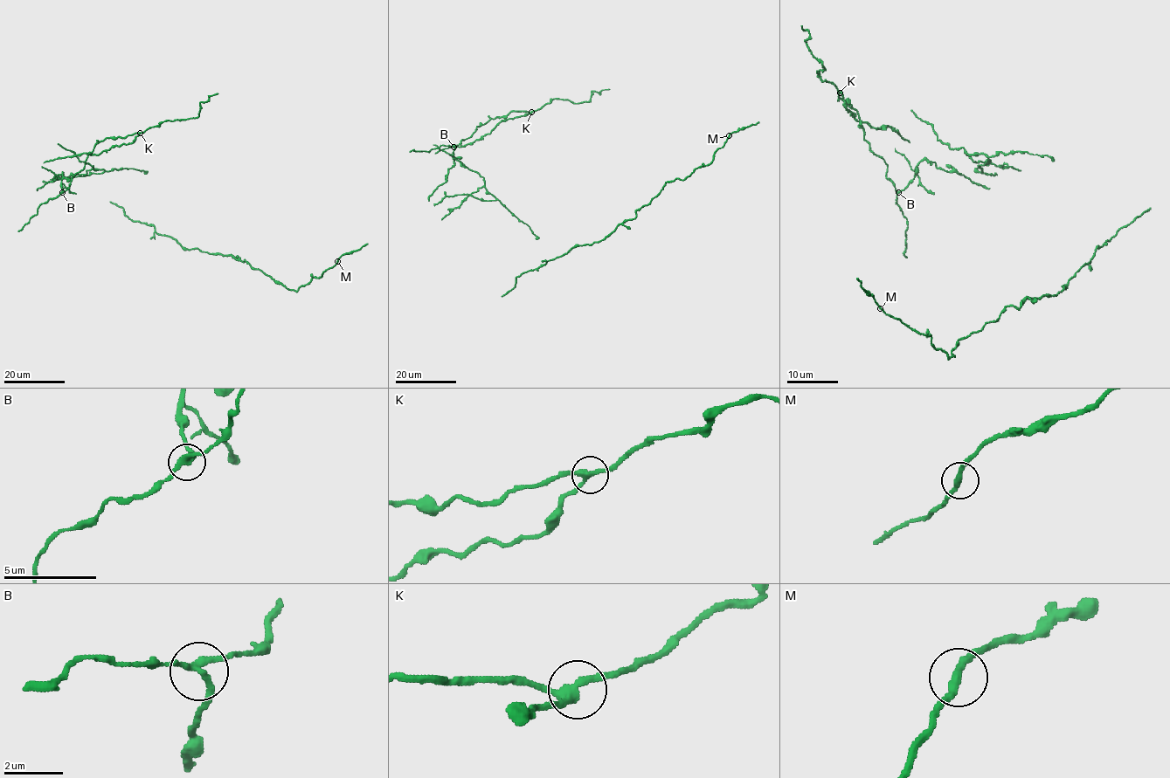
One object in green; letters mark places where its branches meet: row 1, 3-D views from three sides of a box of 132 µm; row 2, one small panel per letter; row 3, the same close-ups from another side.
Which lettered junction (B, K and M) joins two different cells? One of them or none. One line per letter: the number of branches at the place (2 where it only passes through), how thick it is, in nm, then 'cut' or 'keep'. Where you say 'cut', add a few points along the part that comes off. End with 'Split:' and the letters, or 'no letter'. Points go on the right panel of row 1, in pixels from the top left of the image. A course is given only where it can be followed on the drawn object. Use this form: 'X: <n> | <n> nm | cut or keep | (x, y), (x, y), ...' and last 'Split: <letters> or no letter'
B: 3 | 200 nm | cut
K: 3 | 260 nm | keep
M: 2 | 240 nm | keep
Split: B

